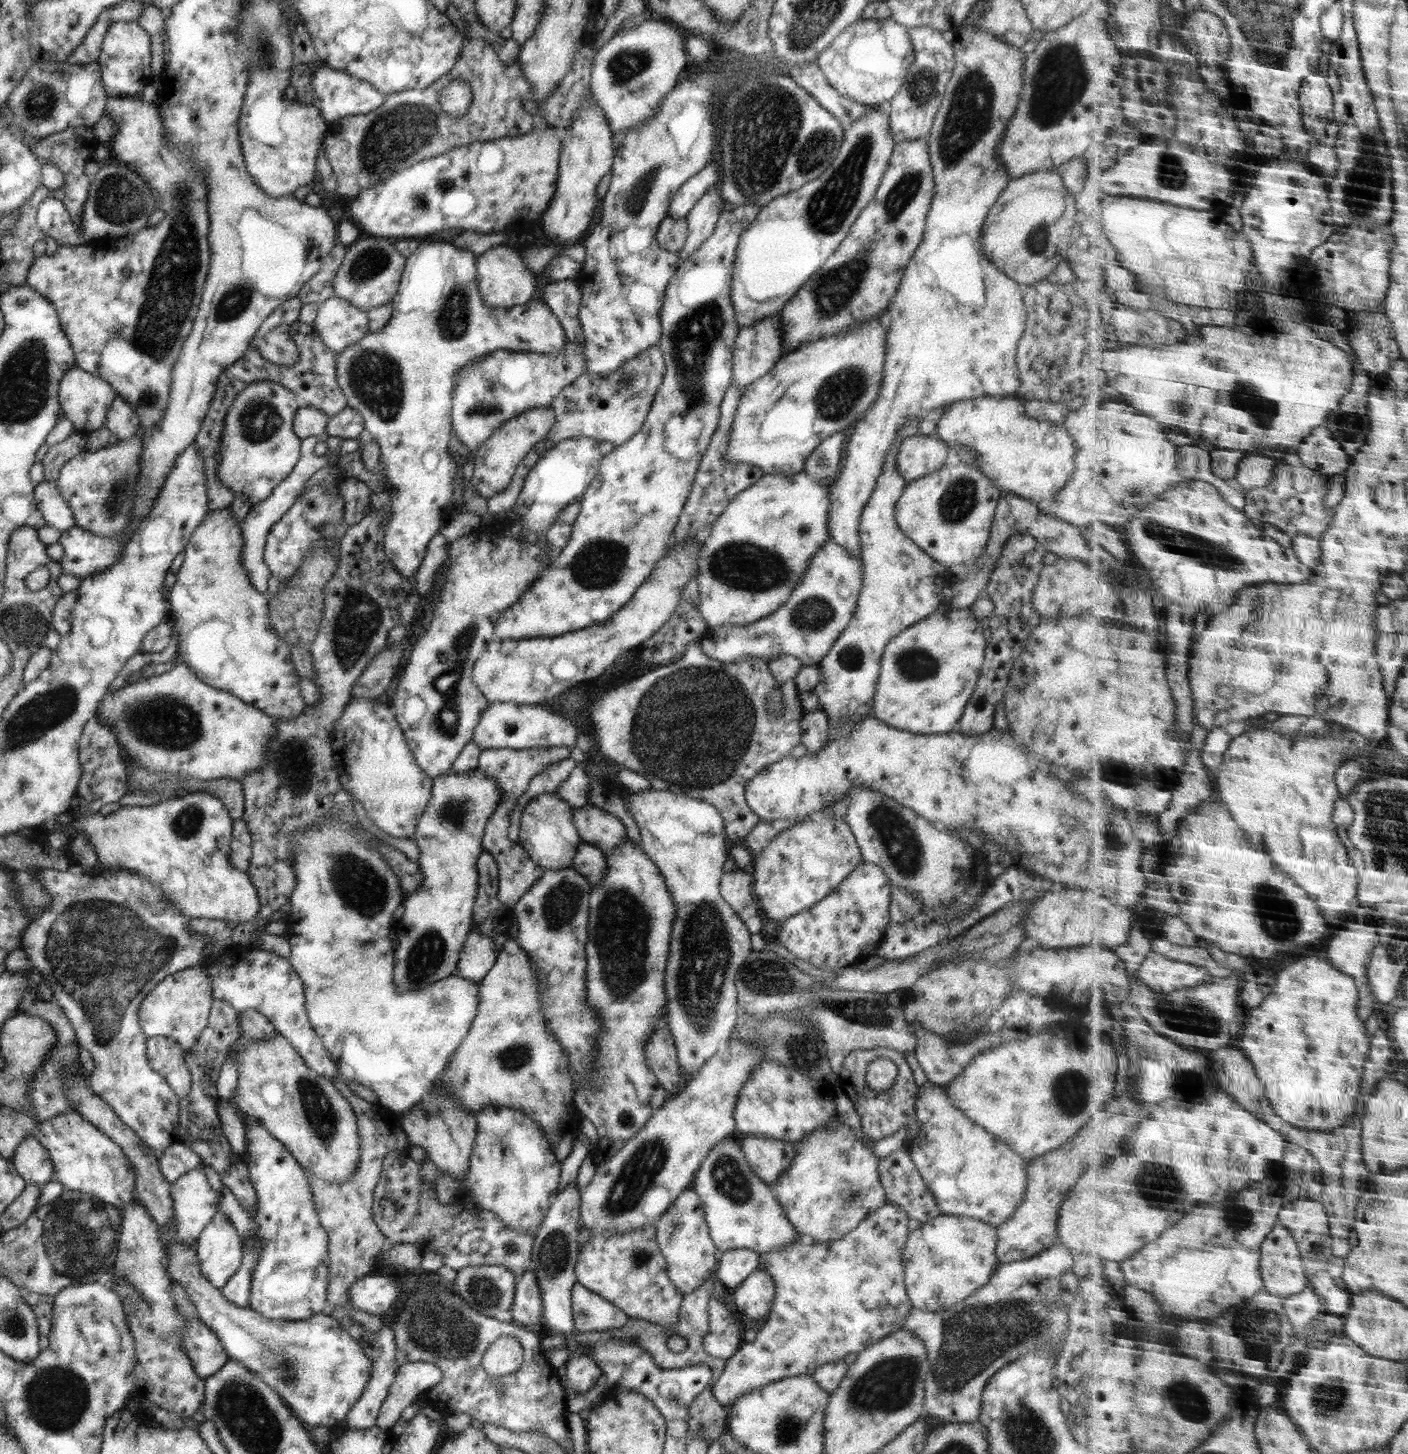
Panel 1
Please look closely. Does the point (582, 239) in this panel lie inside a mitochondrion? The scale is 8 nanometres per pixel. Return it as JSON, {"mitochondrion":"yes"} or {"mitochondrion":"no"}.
{"mitochondrion":"no"}

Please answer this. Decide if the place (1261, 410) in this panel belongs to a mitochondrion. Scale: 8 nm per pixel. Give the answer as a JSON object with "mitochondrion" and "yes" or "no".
{"mitochondrion":"yes"}

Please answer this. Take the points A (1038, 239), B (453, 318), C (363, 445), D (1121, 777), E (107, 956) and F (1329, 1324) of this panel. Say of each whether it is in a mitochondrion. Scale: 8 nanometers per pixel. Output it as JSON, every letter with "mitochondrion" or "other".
{"A":"mitochondrion","B":"mitochondrion","C":"other","D":"other","E":"mitochondrion","F":"other"}

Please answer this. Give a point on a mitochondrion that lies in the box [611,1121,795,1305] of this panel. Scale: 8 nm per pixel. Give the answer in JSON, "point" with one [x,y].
{"point":[725,1173]}

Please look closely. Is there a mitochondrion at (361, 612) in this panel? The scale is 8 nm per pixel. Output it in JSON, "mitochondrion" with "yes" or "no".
{"mitochondrion":"yes"}

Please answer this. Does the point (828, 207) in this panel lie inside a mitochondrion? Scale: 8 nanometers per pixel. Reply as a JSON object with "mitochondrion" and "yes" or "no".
{"mitochondrion":"yes"}

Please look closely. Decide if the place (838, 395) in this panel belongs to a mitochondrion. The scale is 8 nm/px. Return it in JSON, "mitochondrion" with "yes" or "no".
{"mitochondrion":"yes"}

